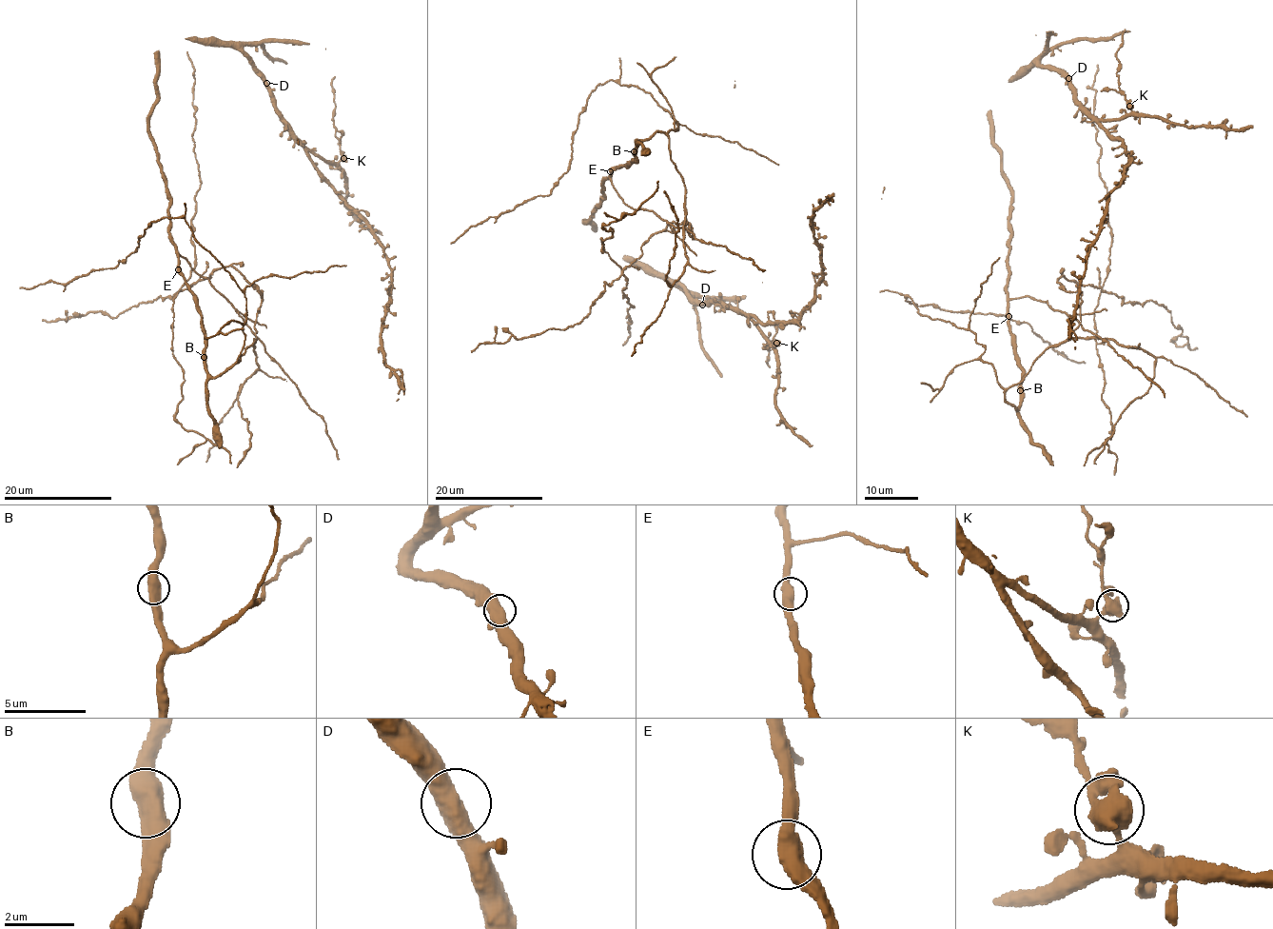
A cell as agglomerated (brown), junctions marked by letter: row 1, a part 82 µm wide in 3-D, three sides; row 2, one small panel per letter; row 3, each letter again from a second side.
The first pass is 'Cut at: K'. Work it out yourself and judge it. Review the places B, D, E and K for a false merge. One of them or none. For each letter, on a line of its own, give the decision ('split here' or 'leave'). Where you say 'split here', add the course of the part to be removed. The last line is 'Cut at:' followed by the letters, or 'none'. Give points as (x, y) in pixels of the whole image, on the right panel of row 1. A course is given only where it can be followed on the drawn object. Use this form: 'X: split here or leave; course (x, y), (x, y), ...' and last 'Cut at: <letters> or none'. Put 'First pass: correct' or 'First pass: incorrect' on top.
First pass: correct
B: leave
D: leave
E: leave
K: split here; course (1129, 106), (1116, 74), (1119, 65), (1116, 51), (1123, 42), (1126, 29)
Cut at: K

